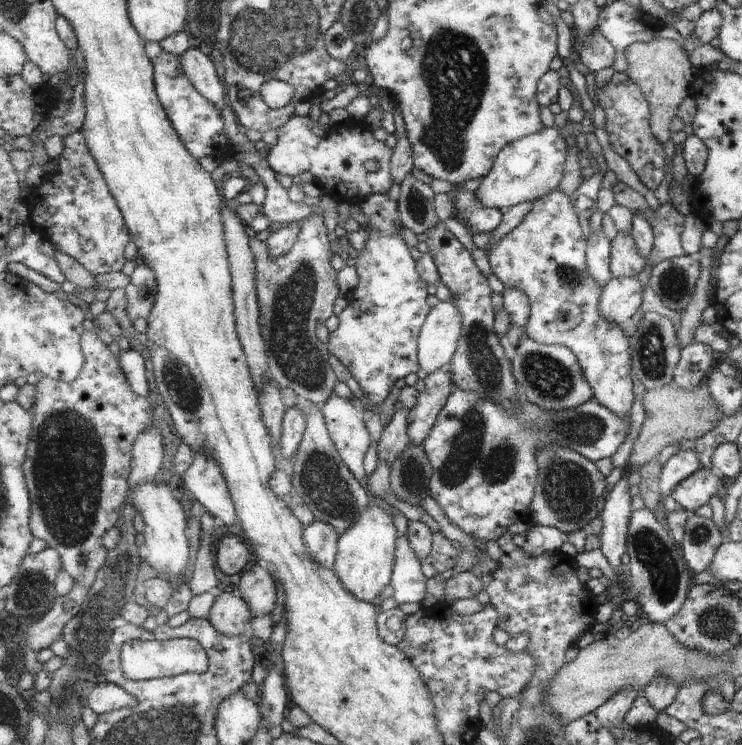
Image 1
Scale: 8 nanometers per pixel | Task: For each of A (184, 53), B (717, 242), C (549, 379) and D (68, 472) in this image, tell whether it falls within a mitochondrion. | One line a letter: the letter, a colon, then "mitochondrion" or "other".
A: other
B: other
C: mitochondrion
D: mitochondrion

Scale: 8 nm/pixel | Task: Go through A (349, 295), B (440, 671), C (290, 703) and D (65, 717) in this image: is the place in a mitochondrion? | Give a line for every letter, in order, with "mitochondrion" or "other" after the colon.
A: other
B: mitochondrion
C: other
D: mitochondrion

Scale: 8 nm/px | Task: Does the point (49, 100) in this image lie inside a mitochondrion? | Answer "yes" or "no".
no

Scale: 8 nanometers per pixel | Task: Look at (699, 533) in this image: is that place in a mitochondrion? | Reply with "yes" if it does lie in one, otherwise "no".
yes

